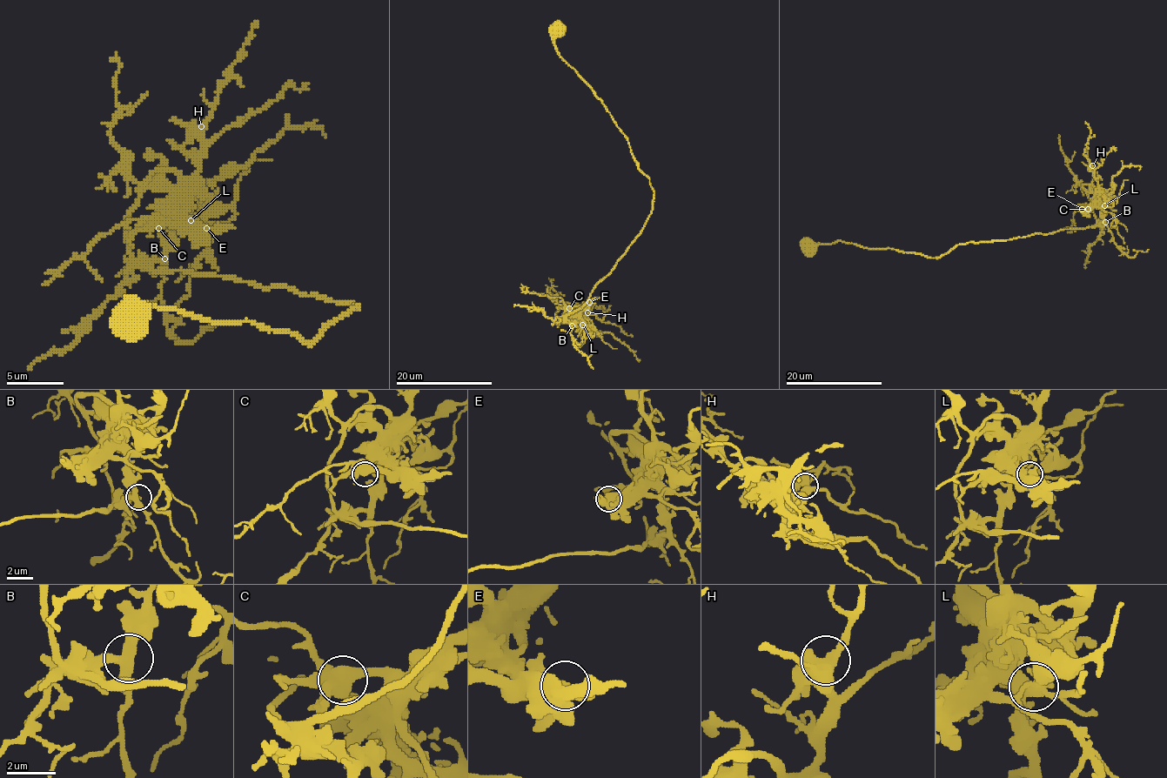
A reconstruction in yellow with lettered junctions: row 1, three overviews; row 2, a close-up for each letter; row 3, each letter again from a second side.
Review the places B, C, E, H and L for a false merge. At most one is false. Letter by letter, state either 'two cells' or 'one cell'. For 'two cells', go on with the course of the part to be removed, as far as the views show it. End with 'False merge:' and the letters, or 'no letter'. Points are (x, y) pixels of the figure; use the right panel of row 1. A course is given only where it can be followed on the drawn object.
B: one cell
C: one cell
E: one cell
H: one cell
L: one cell
False merge: no letter

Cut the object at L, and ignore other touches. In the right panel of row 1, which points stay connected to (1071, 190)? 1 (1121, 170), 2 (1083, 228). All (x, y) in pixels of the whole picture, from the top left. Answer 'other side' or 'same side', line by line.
1: same side
2: other side

